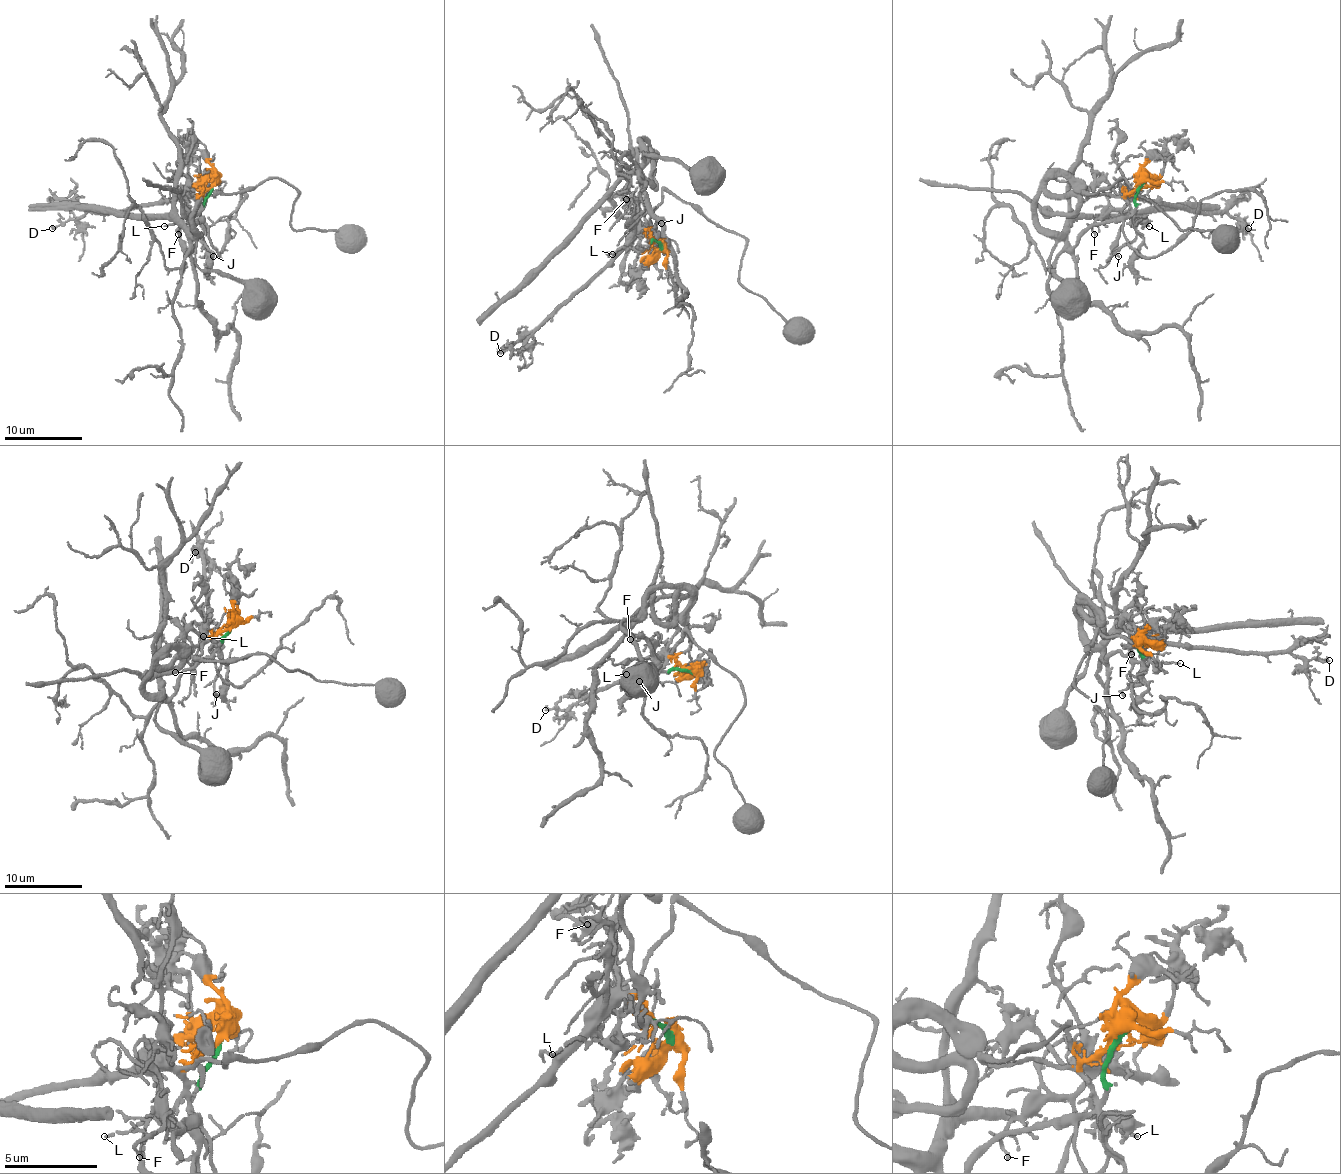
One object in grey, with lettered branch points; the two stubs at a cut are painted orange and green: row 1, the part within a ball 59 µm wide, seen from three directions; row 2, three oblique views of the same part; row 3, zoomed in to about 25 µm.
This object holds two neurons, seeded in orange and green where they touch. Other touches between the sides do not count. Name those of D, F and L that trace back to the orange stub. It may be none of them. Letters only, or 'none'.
D, F, L

